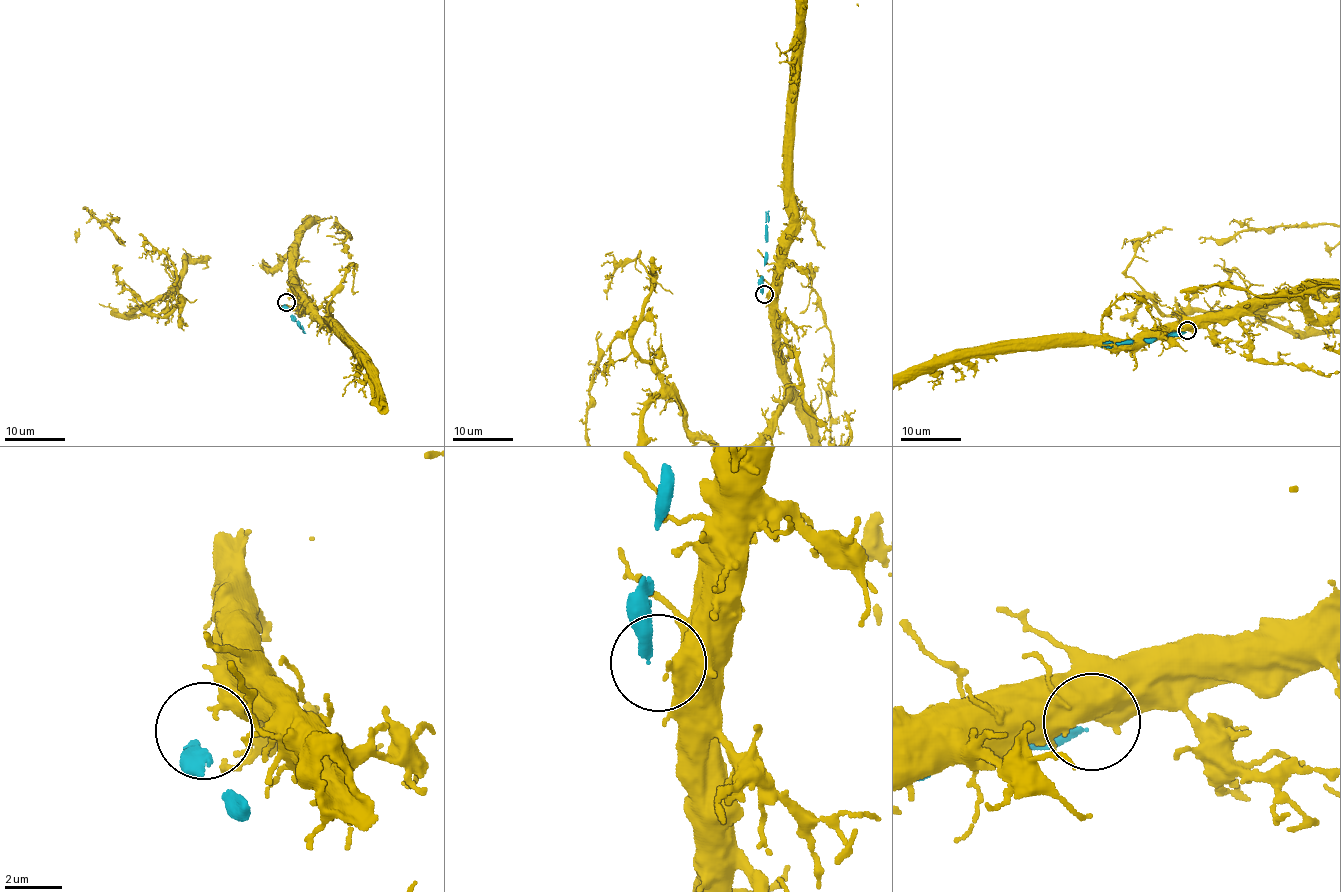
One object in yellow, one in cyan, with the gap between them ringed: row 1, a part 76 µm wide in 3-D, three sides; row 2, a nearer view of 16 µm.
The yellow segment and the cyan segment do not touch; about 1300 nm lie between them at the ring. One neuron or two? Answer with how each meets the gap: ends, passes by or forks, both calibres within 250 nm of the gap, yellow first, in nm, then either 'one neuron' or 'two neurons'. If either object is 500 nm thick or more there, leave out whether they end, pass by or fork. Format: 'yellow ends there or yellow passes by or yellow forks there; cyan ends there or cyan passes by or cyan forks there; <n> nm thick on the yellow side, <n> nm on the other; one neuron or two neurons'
yellow ends there; cyan ends there; 320 nm thick on the yellow side, 340 nm on the other; two neurons

